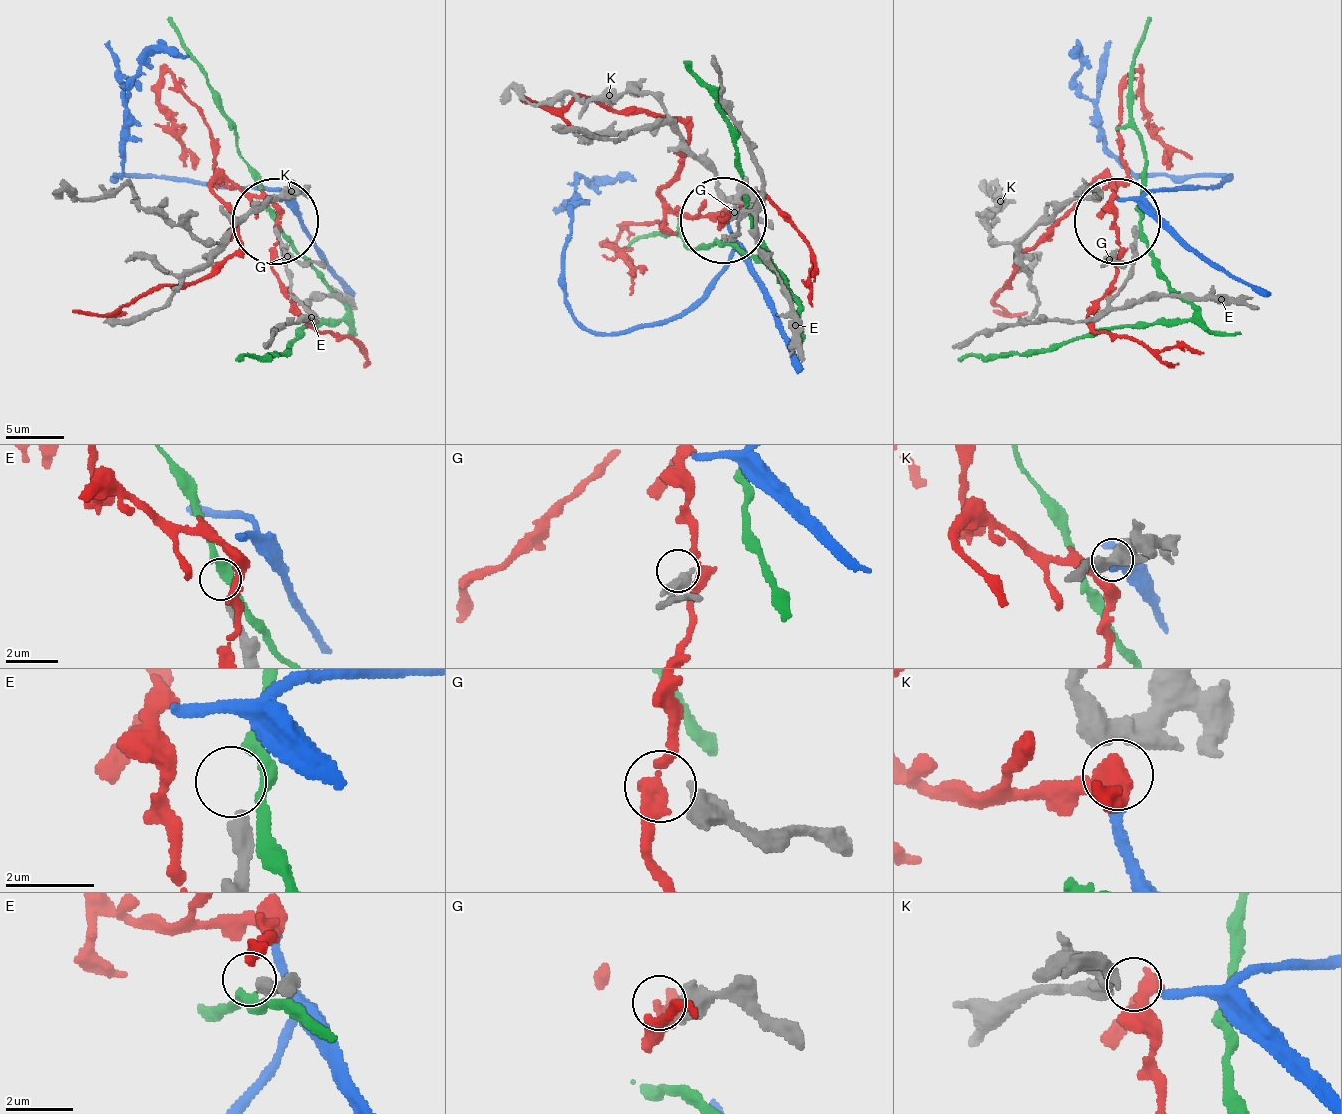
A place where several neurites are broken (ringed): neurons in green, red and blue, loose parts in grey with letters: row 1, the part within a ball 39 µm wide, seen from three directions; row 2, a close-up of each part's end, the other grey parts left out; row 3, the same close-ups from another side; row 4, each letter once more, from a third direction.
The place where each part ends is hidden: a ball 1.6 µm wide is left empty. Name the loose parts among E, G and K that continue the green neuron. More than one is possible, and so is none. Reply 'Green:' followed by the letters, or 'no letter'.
Green: no letter

